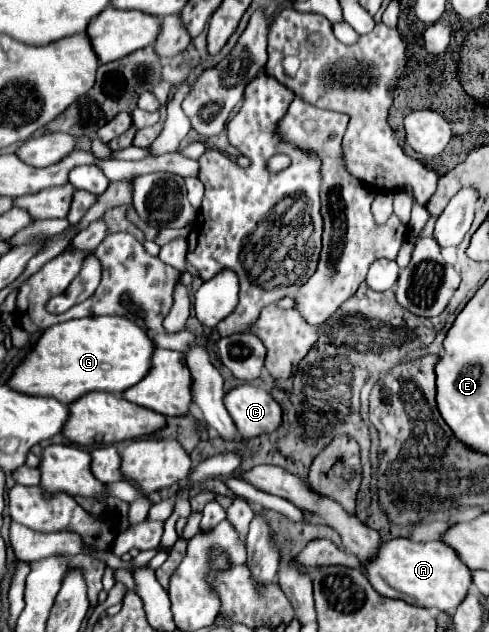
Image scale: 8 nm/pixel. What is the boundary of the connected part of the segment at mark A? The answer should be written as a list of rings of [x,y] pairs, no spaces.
[[[395,538],[381,546],[381,552],[365,564],[367,576],[371,586],[383,594],[383,580],[401,592],[397,598],[423,608],[437,608],[441,612],[453,612],[469,594],[469,588],[473,584],[469,566],[459,558],[459,554],[445,544],[443,540],[433,542],[413,542],[407,538]]]

